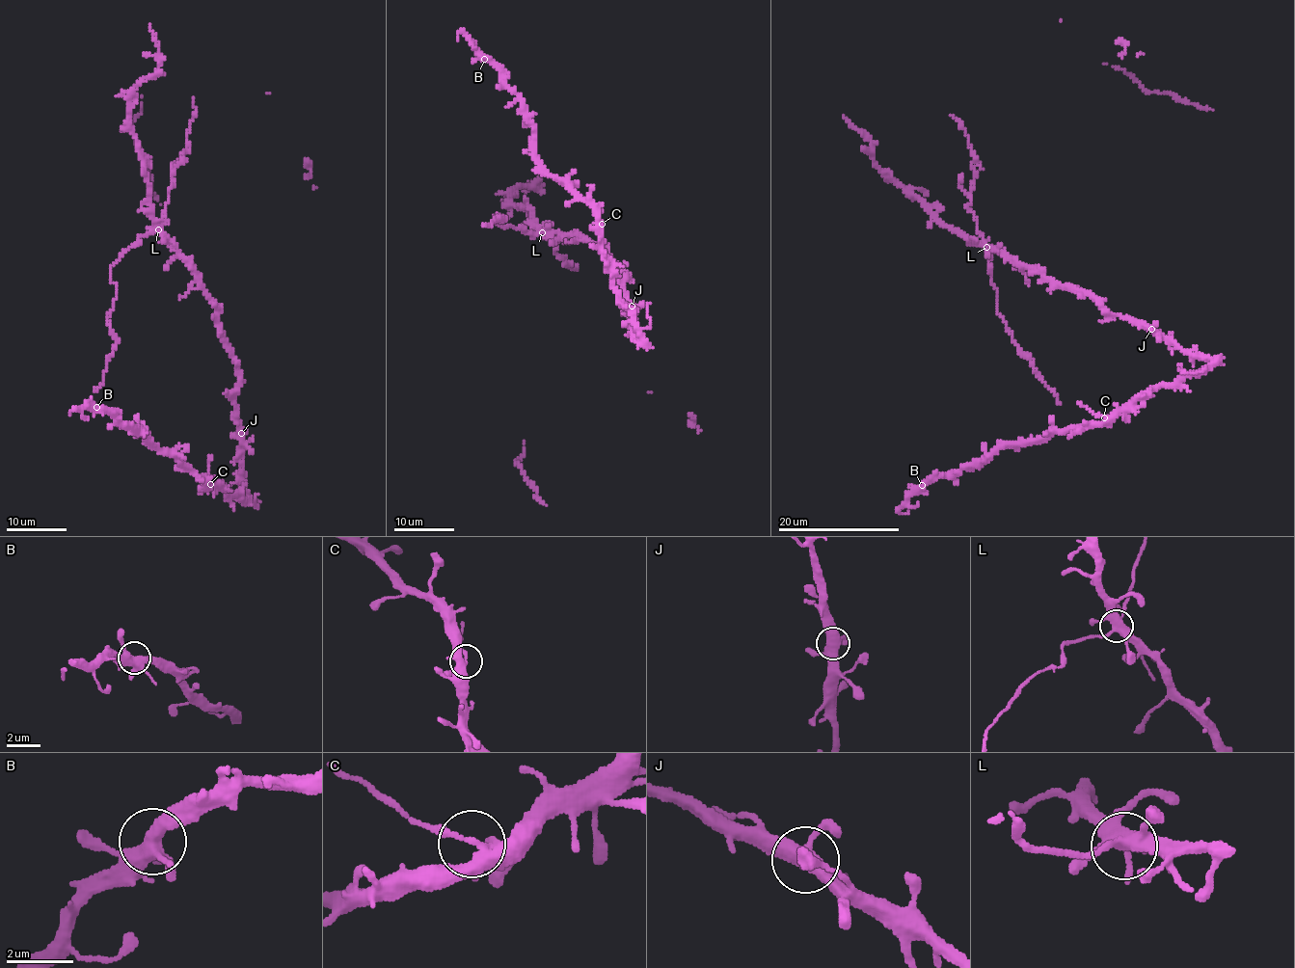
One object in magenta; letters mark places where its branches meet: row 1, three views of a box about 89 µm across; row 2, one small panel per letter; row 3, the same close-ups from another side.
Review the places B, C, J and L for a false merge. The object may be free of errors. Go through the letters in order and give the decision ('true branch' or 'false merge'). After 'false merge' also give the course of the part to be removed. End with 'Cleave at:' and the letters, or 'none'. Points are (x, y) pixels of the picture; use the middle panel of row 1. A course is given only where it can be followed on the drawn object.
B: true branch
C: true branch
J: true branch
L: false merge; course (543, 231), (526, 232), (522, 228), (503, 227), (495, 218), (503, 216), (496, 215), (502, 218), (483, 226)
Cleave at: L

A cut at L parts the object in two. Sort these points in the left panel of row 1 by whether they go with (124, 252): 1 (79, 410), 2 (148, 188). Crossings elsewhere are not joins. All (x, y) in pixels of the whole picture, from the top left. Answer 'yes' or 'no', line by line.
1: no
2: no

